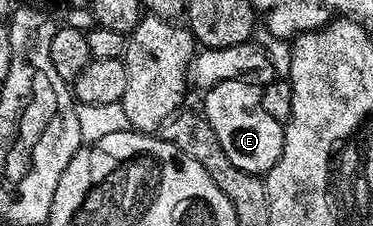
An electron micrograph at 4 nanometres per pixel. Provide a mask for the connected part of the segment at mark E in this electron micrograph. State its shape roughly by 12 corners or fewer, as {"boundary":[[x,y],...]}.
{"boundary":[[224,81],[203,116],[227,159],[264,175],[283,151],[261,86]]}

